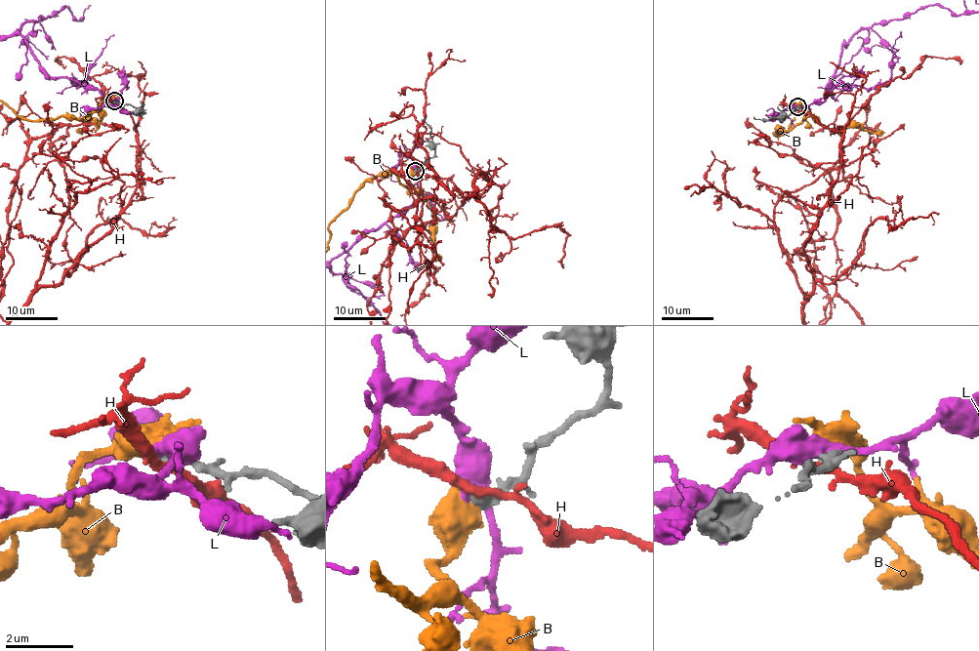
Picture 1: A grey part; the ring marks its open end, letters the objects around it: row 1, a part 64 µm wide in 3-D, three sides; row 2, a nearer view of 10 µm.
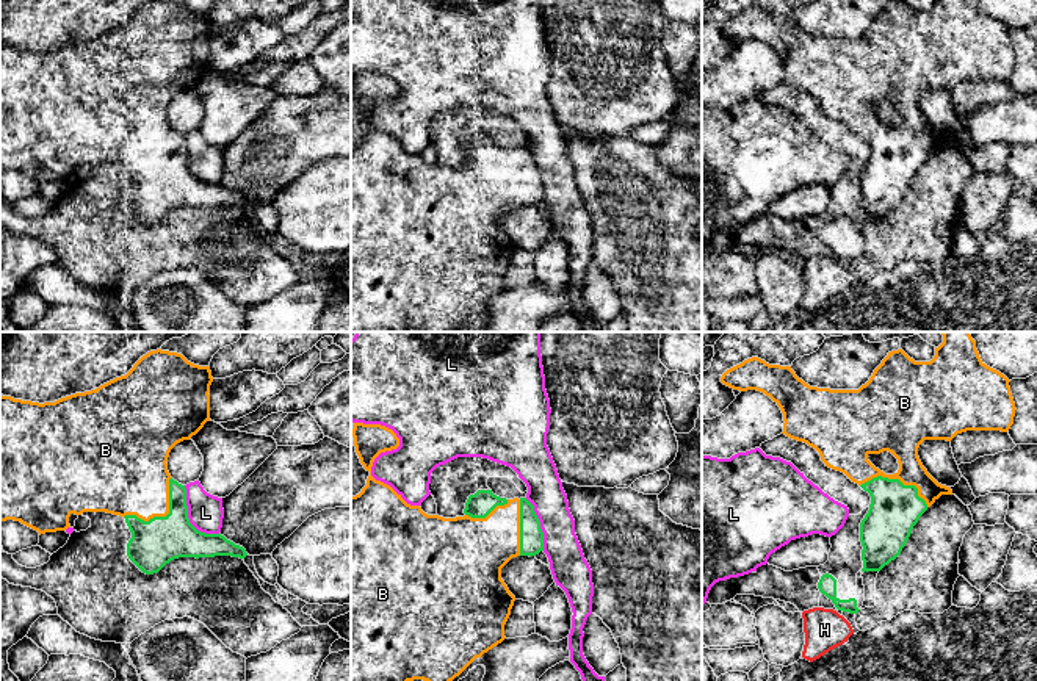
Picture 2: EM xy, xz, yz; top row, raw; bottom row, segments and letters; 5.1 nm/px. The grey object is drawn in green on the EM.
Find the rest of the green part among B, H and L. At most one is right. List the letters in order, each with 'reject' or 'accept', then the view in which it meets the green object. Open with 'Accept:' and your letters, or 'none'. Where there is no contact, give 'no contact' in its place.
Accept: B
B: accept; meets green in xy
H: reject; no contact
L: reject; meets green in xy

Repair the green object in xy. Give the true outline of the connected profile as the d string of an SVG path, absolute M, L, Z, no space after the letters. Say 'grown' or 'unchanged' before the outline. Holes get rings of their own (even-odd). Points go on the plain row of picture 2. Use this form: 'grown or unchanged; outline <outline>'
grown; outline M150 0L125 25L55 52L0 45L0 172L20 171L41 185L70 177L72 163L107 161L124 166L132 182L127 205L146 224L158 222L179 207L244 208L248 202L243 196L221 183L201 182L190 172L186 138L171 127L166 113L177 92L190 89L210 70L211 31L210 16L194 14L177 2Z

